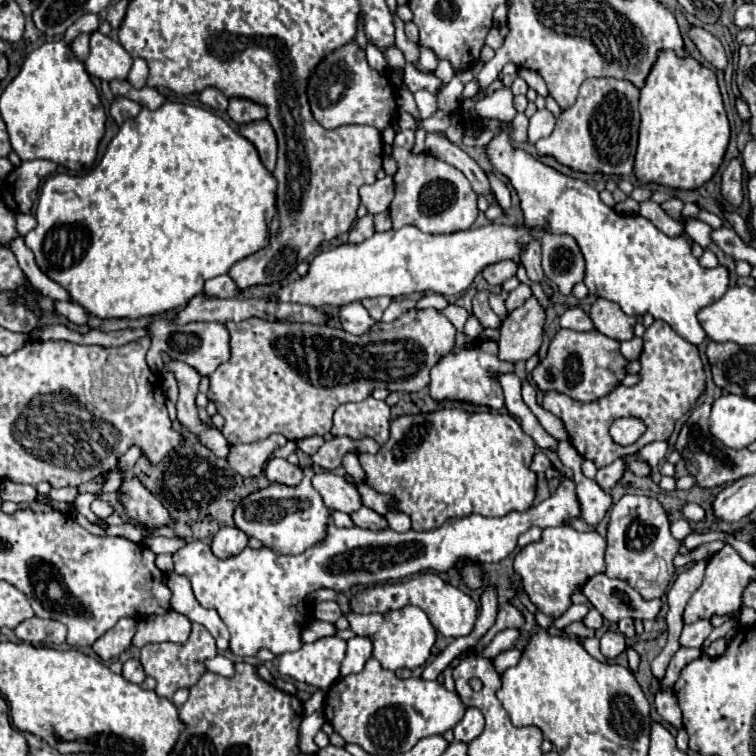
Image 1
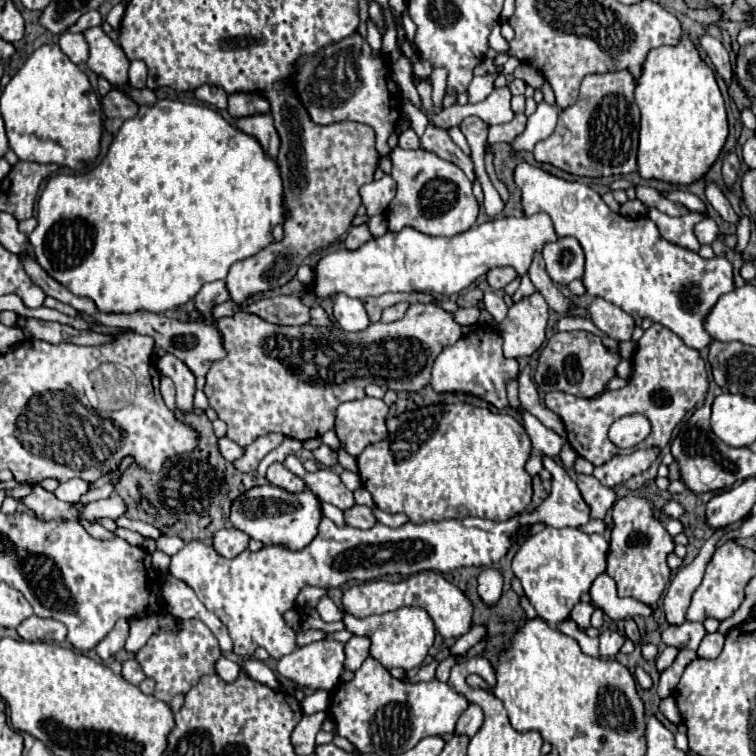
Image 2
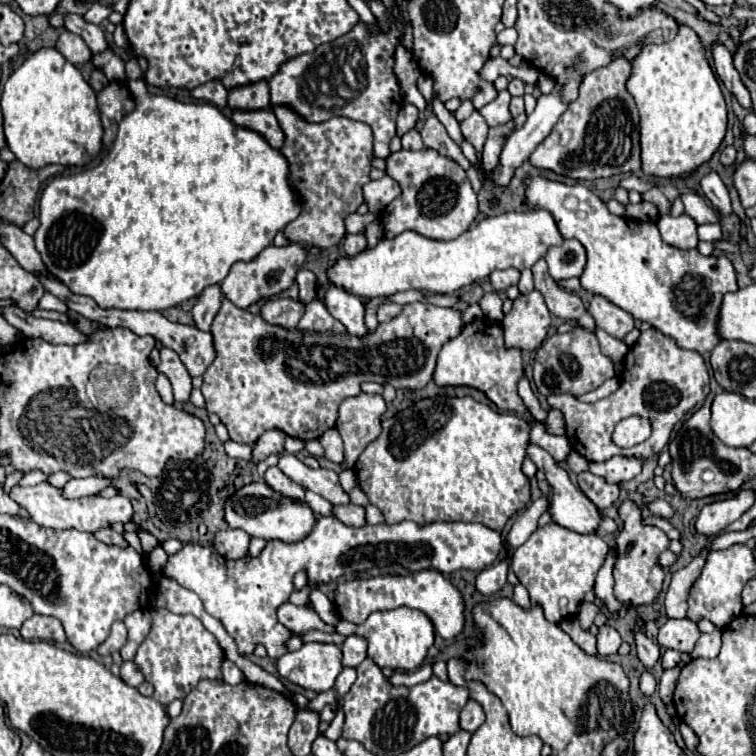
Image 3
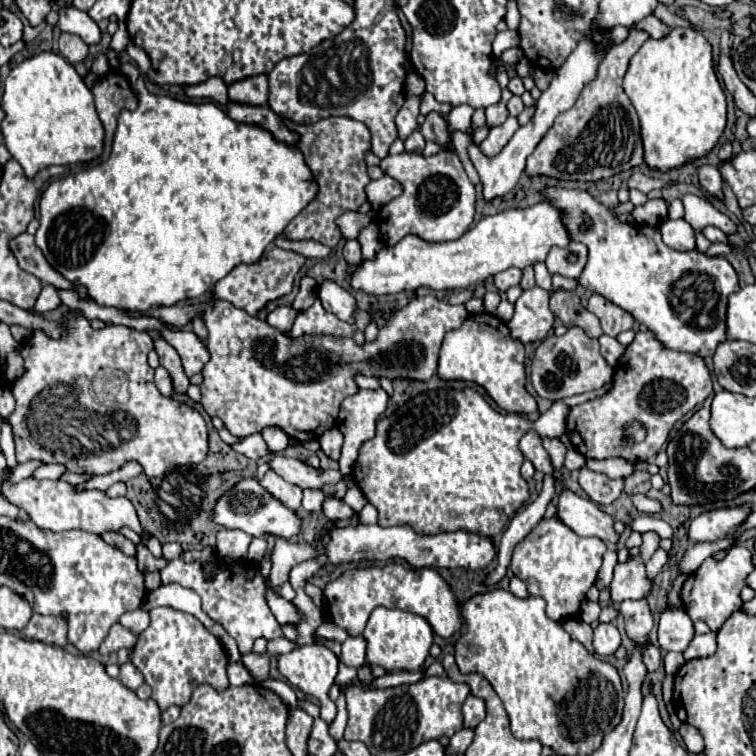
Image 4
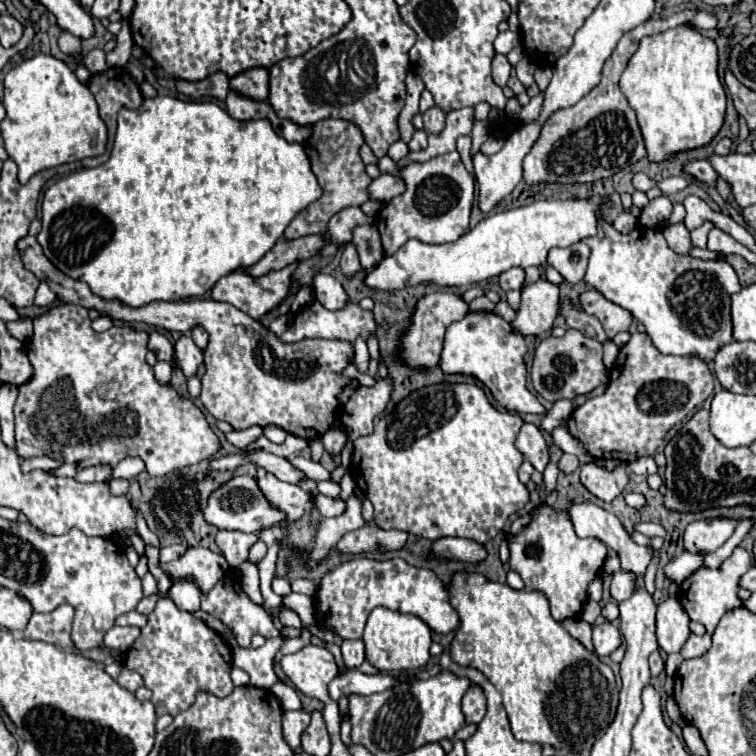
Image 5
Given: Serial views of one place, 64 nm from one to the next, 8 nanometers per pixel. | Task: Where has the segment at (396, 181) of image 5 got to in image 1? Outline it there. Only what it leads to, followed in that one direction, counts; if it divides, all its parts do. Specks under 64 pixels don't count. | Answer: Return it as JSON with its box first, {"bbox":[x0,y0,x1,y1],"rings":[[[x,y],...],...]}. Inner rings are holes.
{"bbox":[360,176,394,214],"rings":[[[386,176],[382,180],[376,180],[370,186],[360,188],[360,200],[368,208],[368,214],[380,214],[388,210],[394,196],[394,180],[392,176]]]}

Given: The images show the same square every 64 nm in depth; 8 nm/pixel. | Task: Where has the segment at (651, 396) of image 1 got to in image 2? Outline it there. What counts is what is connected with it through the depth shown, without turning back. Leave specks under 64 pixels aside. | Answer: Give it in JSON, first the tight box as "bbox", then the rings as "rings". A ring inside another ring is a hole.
{"bbox":[546,324,708,466],"rings":[[[652,324],[644,336],[638,340],[634,358],[634,372],[628,380],[628,386],[606,392],[598,400],[578,398],[566,392],[548,392],[546,394],[546,406],[558,414],[566,426],[568,442],[570,446],[586,460],[590,460],[594,466],[600,466],[608,462],[610,458],[634,452],[640,448],[664,448],[670,442],[670,434],[676,428],[676,424],[686,416],[688,410],[692,410],[698,402],[706,398],[708,392],[708,374],[706,364],[698,350],[688,348],[676,334],[672,334],[668,328],[660,324]],[[628,414],[642,414],[650,420],[652,432],[646,440],[642,440],[638,446],[630,450],[622,450],[614,446],[608,438],[608,428],[614,420],[628,416]]]}

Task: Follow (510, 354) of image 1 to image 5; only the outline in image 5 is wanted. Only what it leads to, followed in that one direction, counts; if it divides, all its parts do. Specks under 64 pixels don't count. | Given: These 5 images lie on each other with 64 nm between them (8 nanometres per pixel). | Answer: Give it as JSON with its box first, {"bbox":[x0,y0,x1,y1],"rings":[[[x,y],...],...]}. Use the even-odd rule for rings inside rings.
{"bbox":[512,278,560,336],"rings":[[[540,278],[534,284],[528,284],[522,290],[522,304],[516,312],[512,328],[522,336],[534,334],[540,336],[552,328],[554,318],[558,316],[560,288],[546,278]]]}

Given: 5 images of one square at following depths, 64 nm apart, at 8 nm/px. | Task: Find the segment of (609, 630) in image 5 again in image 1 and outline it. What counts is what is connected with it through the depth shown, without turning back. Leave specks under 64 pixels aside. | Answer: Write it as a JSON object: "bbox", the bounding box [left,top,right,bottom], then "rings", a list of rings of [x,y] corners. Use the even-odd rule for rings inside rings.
{"bbox":[600,632,626,660],"rings":[[[606,632],[600,638],[600,650],[608,660],[614,660],[618,654],[626,650],[626,638],[620,632]]]}

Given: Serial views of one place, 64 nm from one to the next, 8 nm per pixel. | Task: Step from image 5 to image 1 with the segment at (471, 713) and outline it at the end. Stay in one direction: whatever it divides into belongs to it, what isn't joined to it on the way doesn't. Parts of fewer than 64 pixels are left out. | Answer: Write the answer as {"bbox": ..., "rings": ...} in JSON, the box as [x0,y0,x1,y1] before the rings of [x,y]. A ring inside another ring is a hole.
{"bbox":[454,708,484,742],"rings":[[[468,708],[464,718],[454,728],[454,738],[460,742],[472,742],[484,730],[484,716],[478,708]]]}

